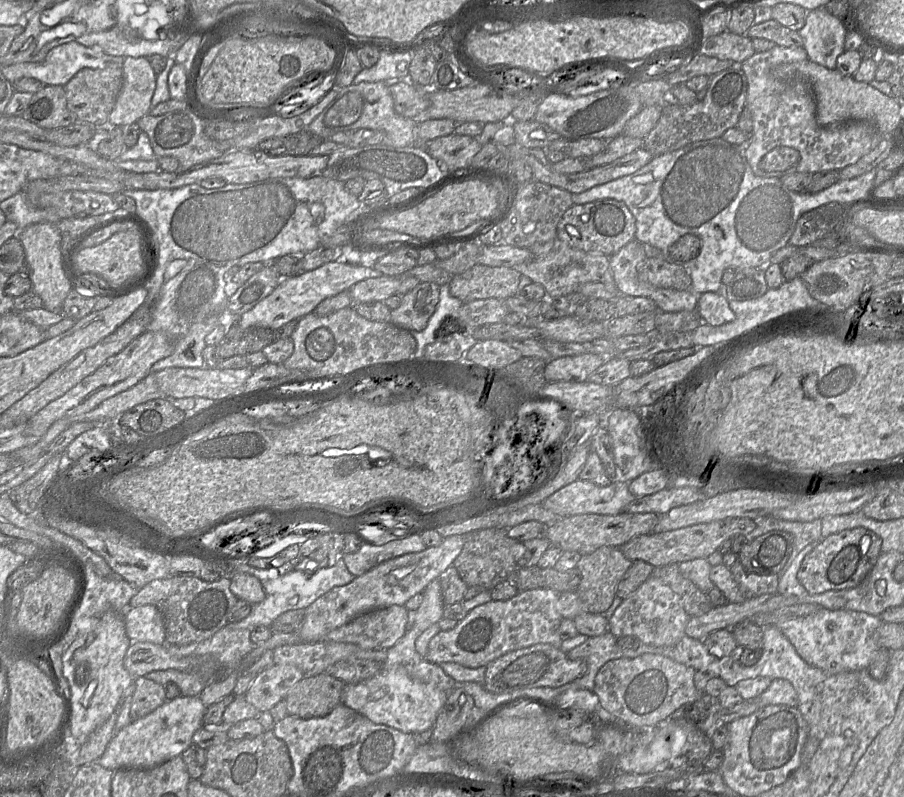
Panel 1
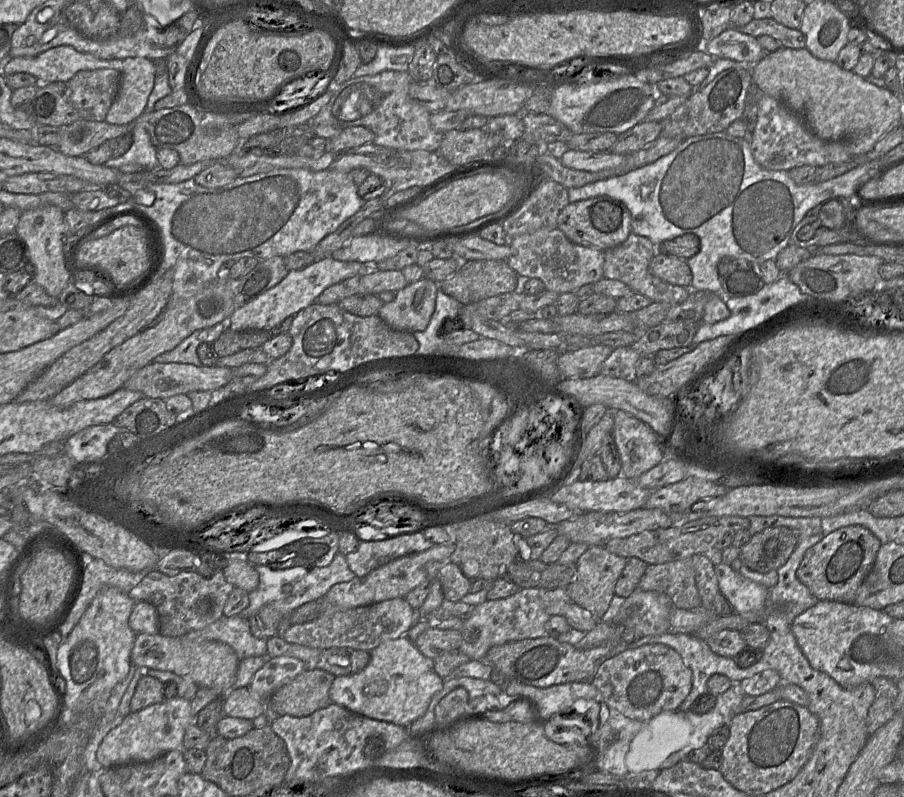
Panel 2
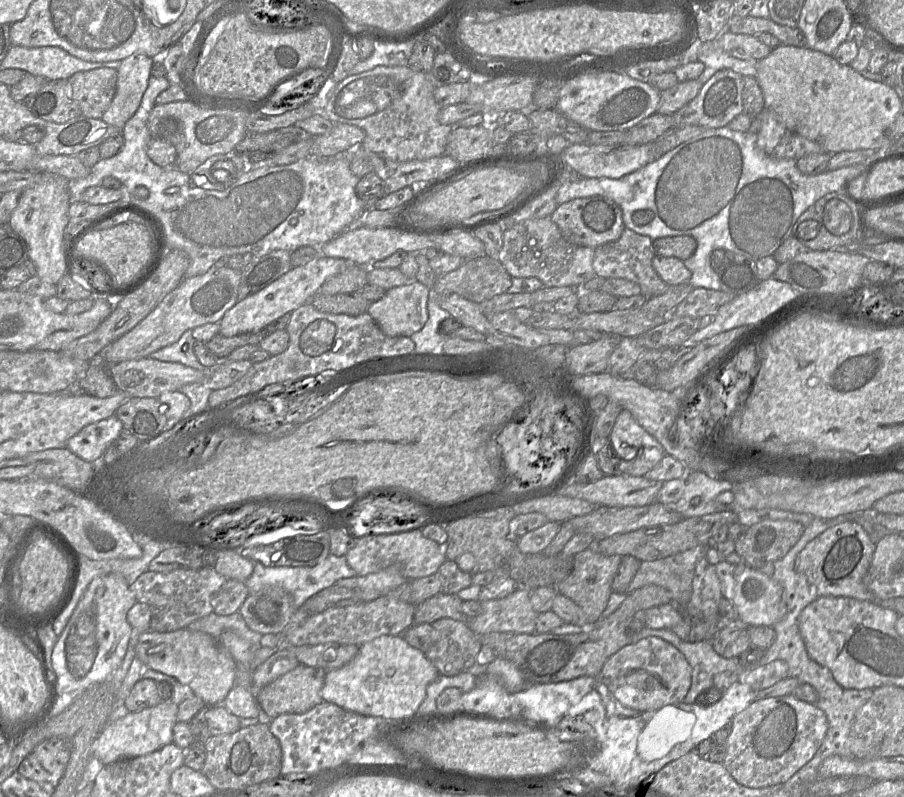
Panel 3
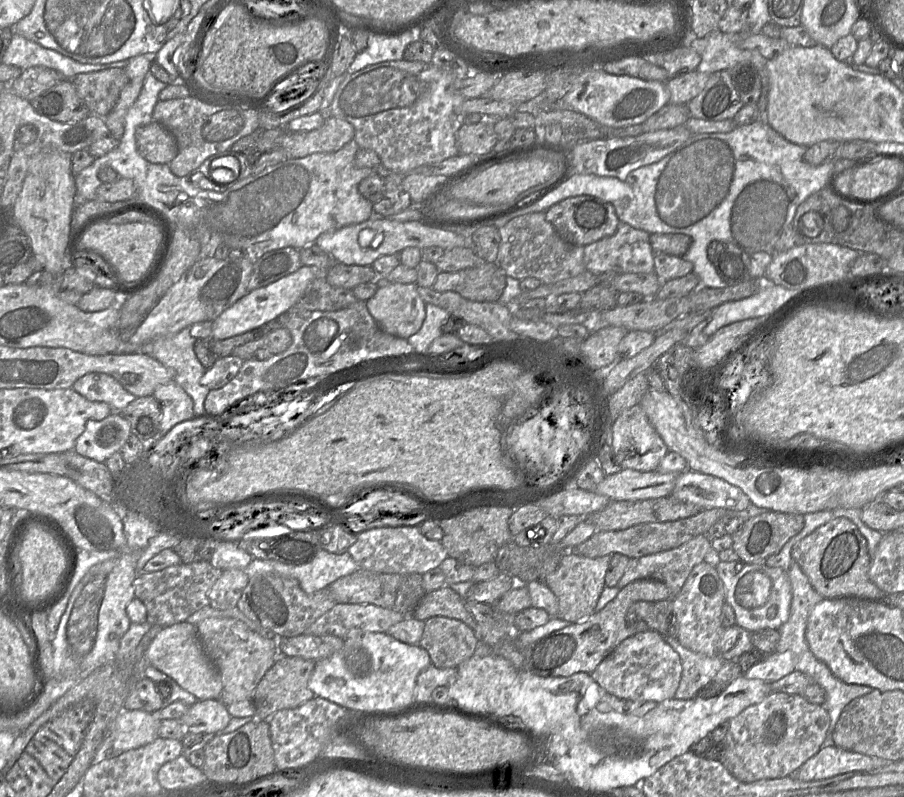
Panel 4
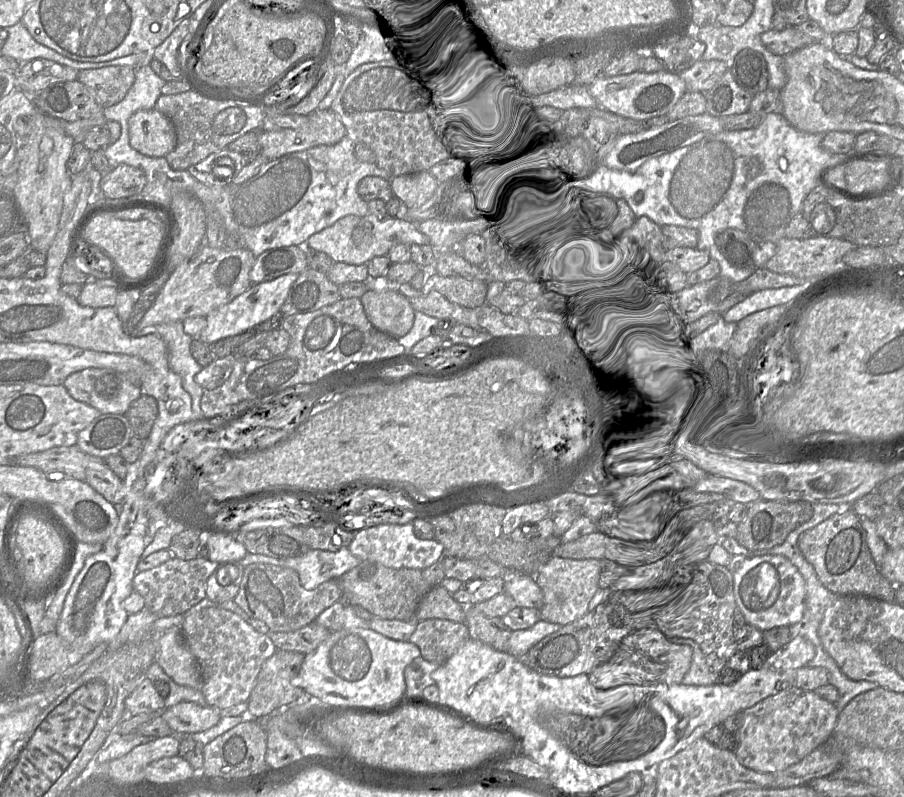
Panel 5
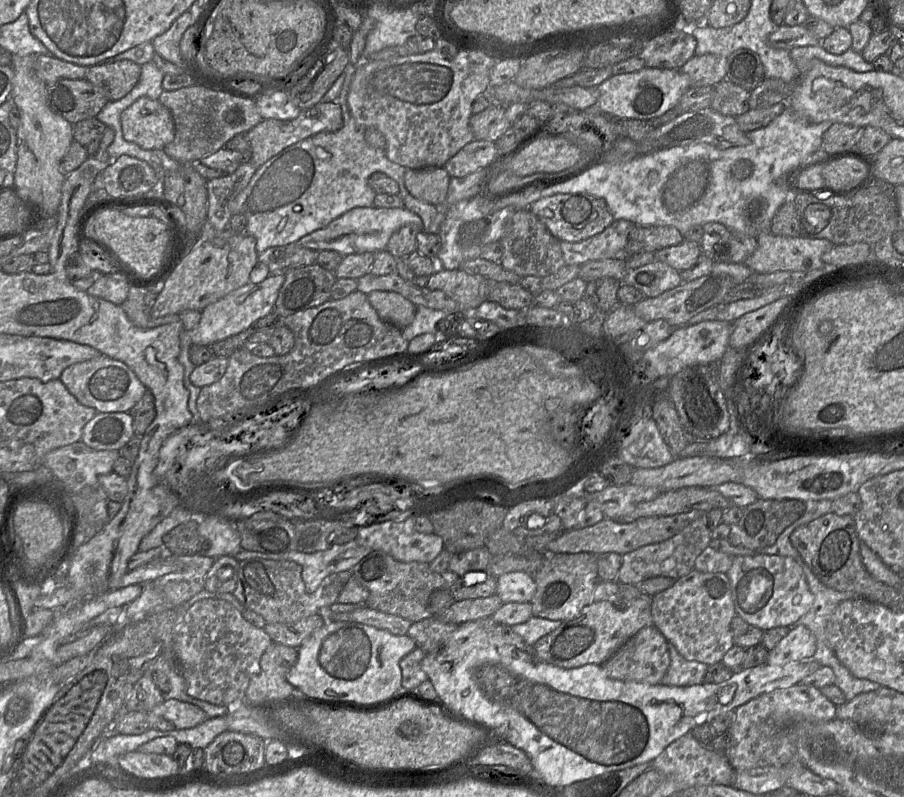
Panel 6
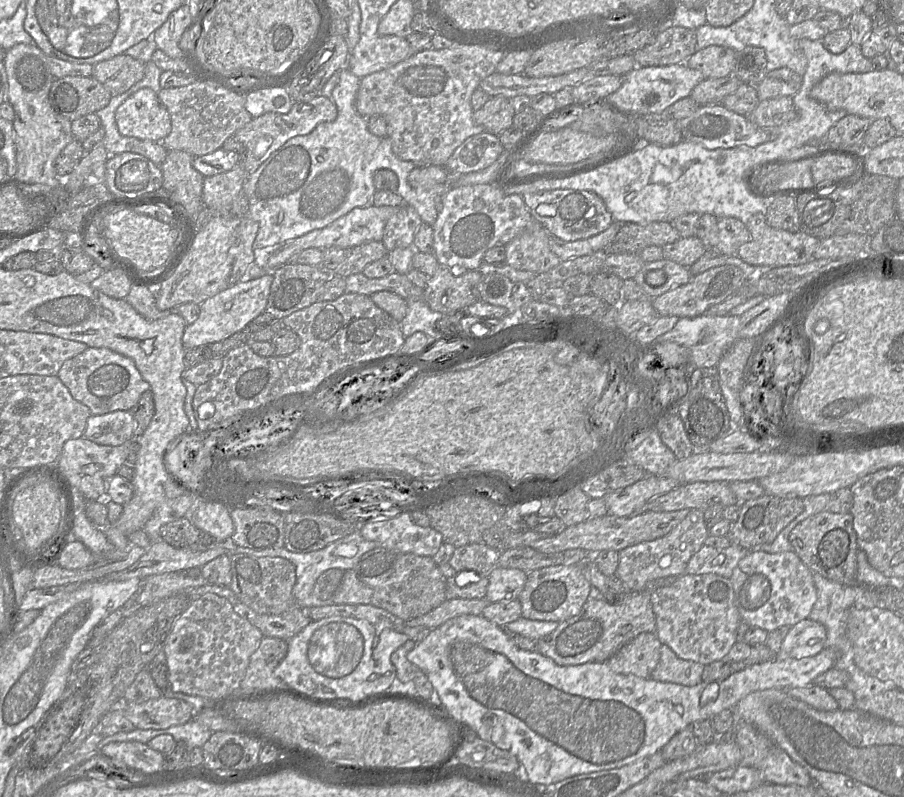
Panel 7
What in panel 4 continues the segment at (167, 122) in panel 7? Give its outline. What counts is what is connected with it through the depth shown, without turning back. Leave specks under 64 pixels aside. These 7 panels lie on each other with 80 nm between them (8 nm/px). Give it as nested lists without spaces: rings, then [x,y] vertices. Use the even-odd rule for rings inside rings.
[[[155,121],[137,128],[135,139],[138,152],[150,163],[169,164],[177,155],[176,138]]]

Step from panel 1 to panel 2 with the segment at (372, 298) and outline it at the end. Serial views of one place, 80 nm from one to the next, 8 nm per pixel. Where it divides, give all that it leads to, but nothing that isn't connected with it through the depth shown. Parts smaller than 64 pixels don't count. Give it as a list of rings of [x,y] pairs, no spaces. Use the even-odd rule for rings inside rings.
[[[365,266],[365,273],[360,278],[358,293],[378,295],[384,291],[397,292],[407,284],[400,270],[380,271],[375,269],[374,266]]]

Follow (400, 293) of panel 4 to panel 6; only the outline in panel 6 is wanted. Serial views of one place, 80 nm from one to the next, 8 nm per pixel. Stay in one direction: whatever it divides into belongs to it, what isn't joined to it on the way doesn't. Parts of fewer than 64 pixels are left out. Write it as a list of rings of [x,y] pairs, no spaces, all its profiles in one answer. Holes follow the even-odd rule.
[[[375,290],[368,294],[369,301],[381,319],[404,329],[415,318],[417,306],[400,293]]]

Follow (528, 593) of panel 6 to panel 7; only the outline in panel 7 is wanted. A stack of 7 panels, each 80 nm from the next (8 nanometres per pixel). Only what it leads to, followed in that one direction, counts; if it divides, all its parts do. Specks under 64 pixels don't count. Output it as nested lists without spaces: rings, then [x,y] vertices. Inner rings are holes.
[[[496,566],[489,572],[488,579],[485,598],[489,602],[514,600],[524,588],[527,573],[516,568]]]

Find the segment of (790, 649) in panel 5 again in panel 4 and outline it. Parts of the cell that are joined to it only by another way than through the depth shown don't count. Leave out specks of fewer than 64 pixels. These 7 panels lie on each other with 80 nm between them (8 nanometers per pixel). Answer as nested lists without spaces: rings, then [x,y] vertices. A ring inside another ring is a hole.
[[[791,651],[774,652],[763,657],[743,675],[748,679],[760,679],[772,683],[793,672],[796,663],[797,658]]]

